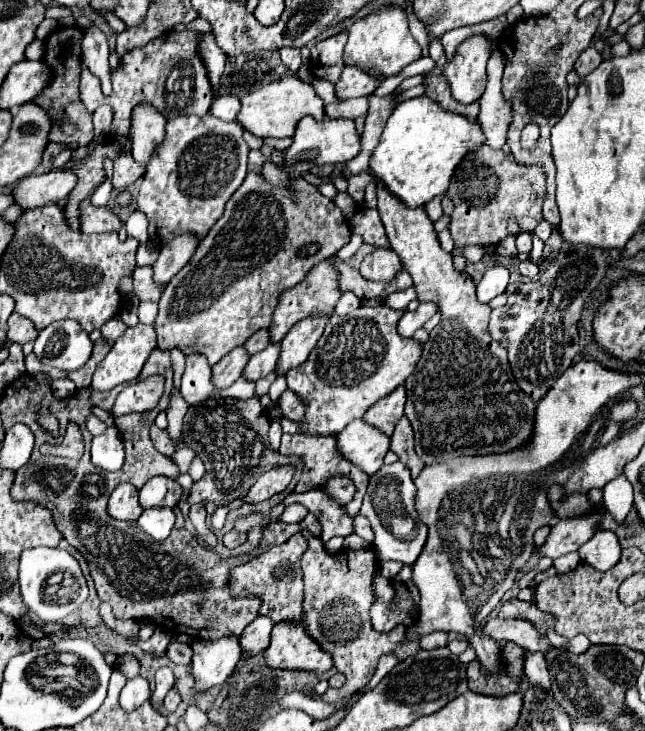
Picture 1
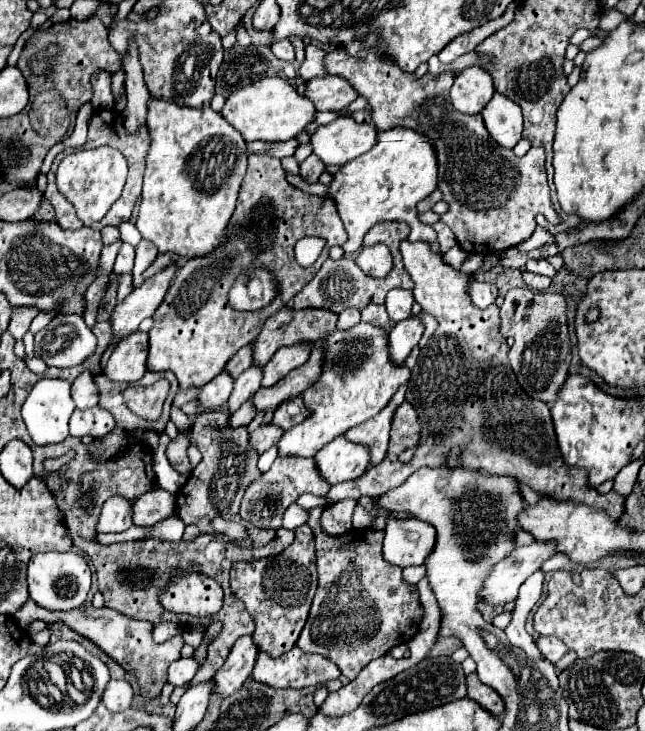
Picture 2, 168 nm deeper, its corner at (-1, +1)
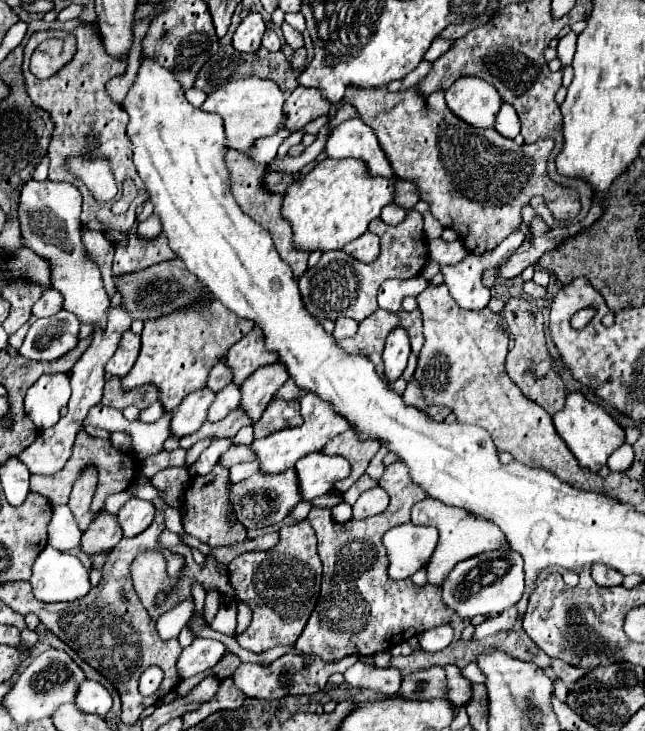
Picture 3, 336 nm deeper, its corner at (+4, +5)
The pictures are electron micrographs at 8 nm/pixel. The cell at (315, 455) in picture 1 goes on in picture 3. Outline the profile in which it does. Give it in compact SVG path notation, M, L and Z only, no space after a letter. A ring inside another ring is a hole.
M292 469L276 477L264 477L262 473L254 473L252 477L232 487L230 499L236 509L238 523L242 523L246 529L264 529L268 525L276 525L300 503L300 493L296 493L296 473L292 473Z

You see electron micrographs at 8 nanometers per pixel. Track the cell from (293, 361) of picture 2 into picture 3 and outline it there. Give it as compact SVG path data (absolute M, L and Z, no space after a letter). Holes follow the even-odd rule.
M276 363L256 369L256 373L252 373L240 387L242 399L238 409L244 411L246 417L256 423L264 413L266 405L270 403L270 399L286 381L288 377L284 377L284 369L280 369L280 365Z

